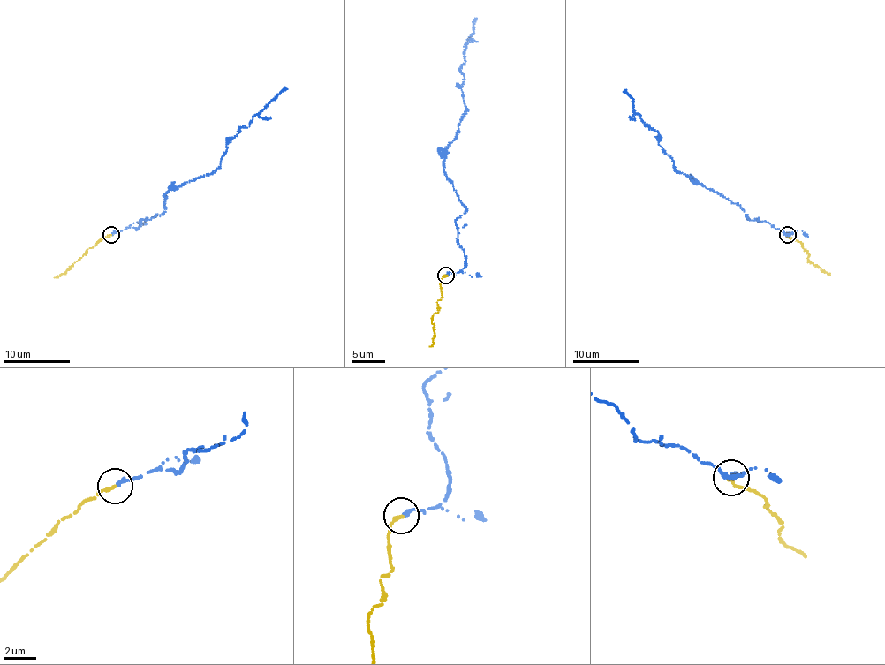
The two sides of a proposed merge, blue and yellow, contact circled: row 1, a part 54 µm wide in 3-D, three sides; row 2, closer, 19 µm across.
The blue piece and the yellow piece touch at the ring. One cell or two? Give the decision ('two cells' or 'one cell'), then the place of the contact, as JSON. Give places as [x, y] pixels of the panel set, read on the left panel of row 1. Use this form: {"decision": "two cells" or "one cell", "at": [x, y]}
{"decision": "one cell", "at": [111, 234]}

